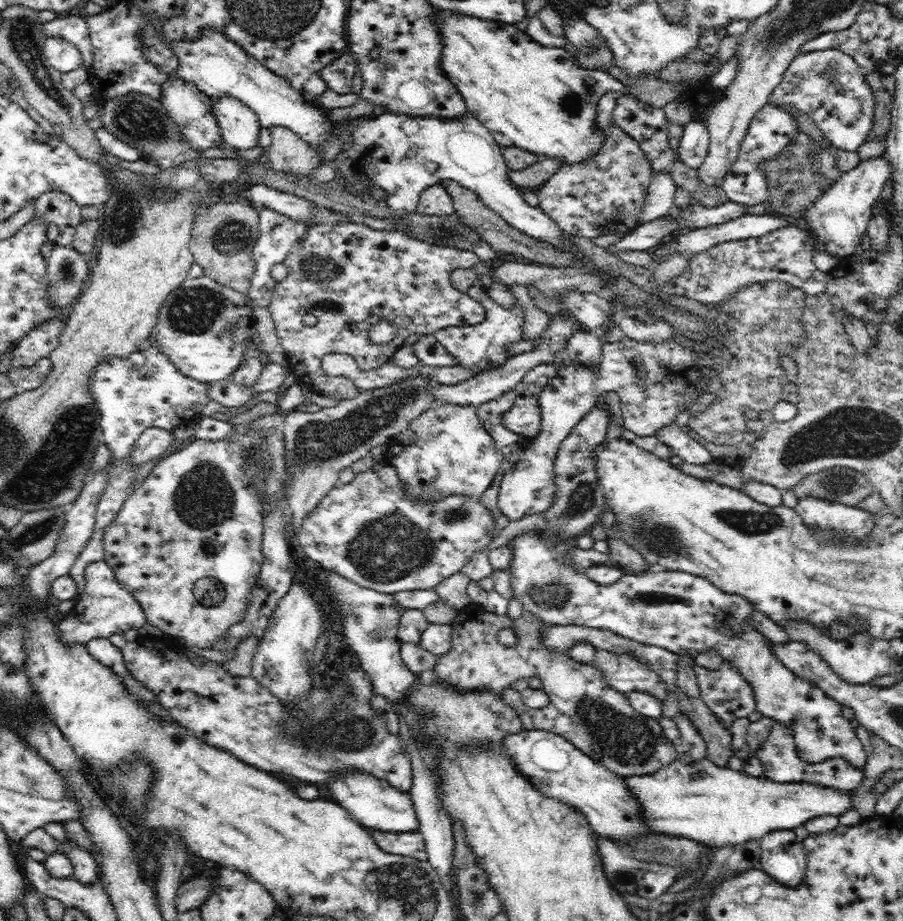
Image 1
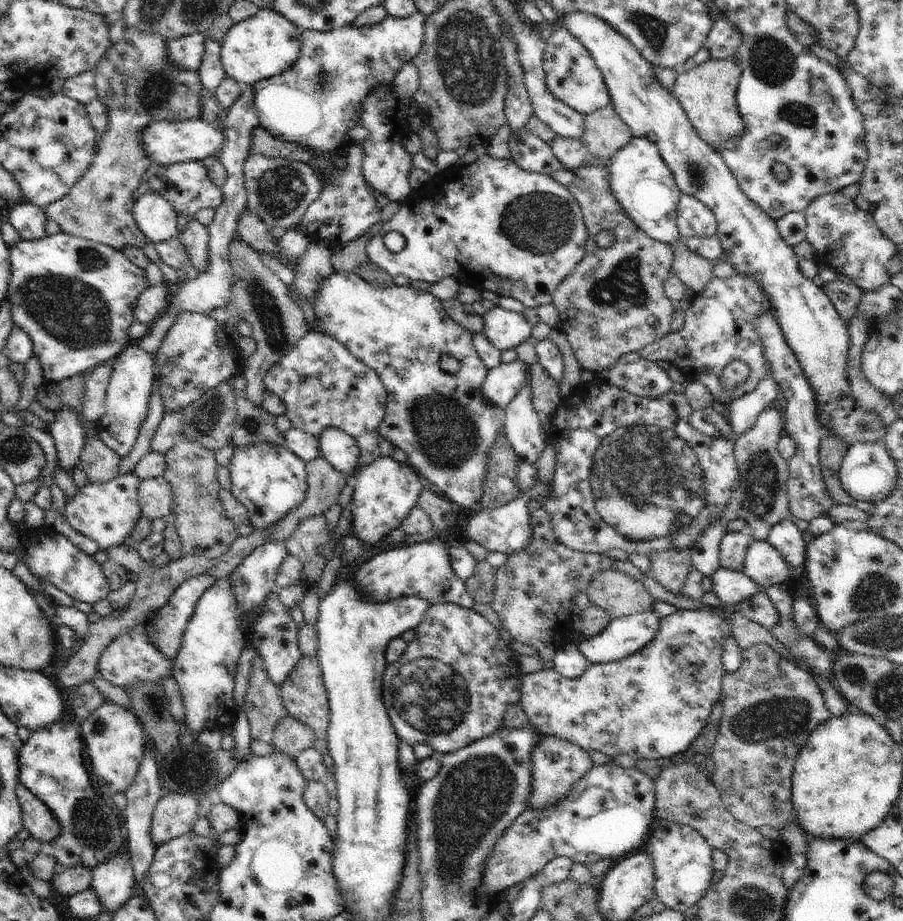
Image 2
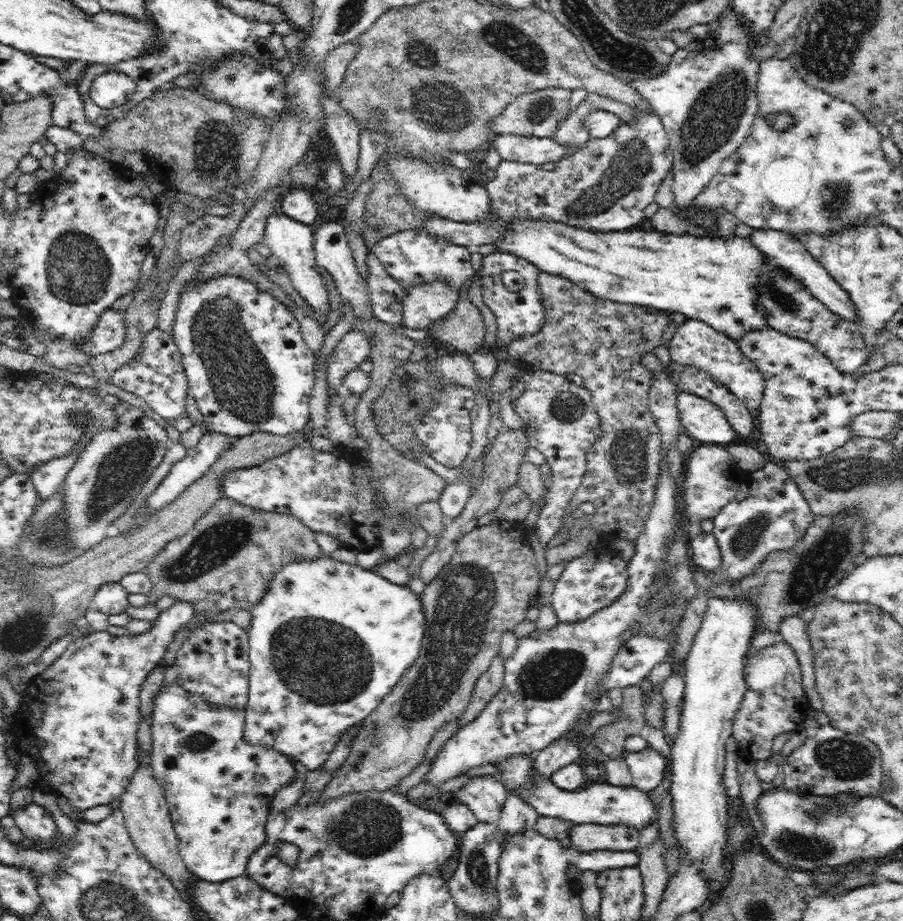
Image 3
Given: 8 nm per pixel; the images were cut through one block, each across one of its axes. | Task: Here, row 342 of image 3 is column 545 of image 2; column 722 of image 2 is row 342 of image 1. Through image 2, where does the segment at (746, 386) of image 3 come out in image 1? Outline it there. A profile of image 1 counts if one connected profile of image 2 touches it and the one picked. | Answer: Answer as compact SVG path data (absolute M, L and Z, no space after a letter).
M628 336L619 342L607 342L603 345L600 364L598 368L589 368L576 362L564 361L562 366L557 366L556 379L542 389L539 398L541 410L540 430L538 434L530 440L524 450L524 454L516 459L516 464L504 472L498 488L498 508L512 520L520 520L524 516L548 511L556 500L556 483L554 482L554 461L559 451L561 442L572 432L572 429L590 412L596 405L596 400L604 396L606 392L617 392L621 402L621 416L624 426L637 436L652 436L659 432L661 428L671 425L677 416L690 409L693 402L703 393L700 388L700 373L702 368L698 360L704 358L706 352L696 351L689 347L684 347L675 342L672 336L668 342L640 342Z

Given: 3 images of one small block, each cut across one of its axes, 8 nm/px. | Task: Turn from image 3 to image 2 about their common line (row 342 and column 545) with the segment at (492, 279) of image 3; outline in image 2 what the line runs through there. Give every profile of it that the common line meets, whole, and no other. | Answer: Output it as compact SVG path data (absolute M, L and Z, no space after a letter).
M601 382L597 389L582 386L565 397L552 415L552 427L547 435L547 440L556 451L557 463L553 479L550 482L551 495L542 498L542 507L548 511L557 539L574 550L585 553L600 553L601 555L608 553L609 550L614 550L614 548L624 550L629 555L640 553L647 557L666 549L689 550L692 548L706 527L722 516L726 505L736 495L736 490L741 483L733 449L734 440L727 441L709 437L696 430L689 421L689 416L692 413L694 410L685 394L675 393L671 390L658 398L641 397L623 388Z

